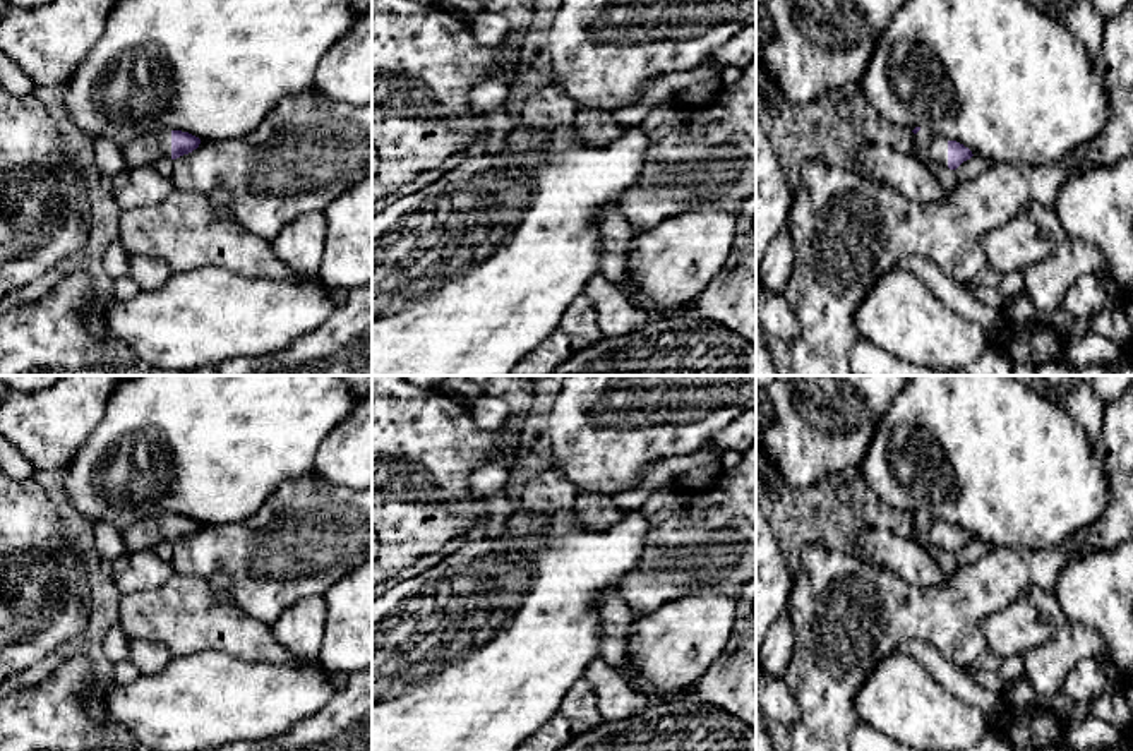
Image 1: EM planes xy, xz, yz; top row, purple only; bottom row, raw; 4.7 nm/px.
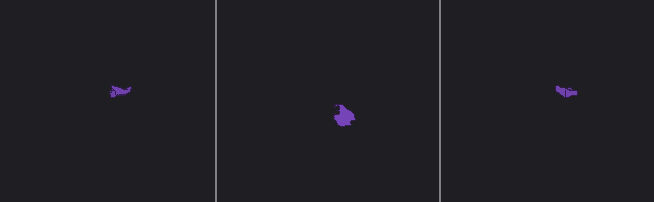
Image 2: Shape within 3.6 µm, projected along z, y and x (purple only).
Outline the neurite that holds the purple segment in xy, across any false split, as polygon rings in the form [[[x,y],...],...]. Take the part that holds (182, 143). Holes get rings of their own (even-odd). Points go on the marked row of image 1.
[[[154,129],[122,147],[127,168],[156,165],[161,158],[177,159],[192,153],[201,139],[182,130]]]

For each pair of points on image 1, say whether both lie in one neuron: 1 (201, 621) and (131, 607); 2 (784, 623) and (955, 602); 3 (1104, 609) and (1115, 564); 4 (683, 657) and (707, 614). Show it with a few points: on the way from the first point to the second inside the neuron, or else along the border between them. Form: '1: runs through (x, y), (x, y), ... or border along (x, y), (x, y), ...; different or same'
1: runs through (184, 616), (148, 616); same
2: border along (785, 611), (792, 626), (792, 657), (787, 662); different
3: runs through (1104, 599), (1104, 588), (1115, 575); same
4: runs through (683, 647), (683, 642), (700, 624); same

